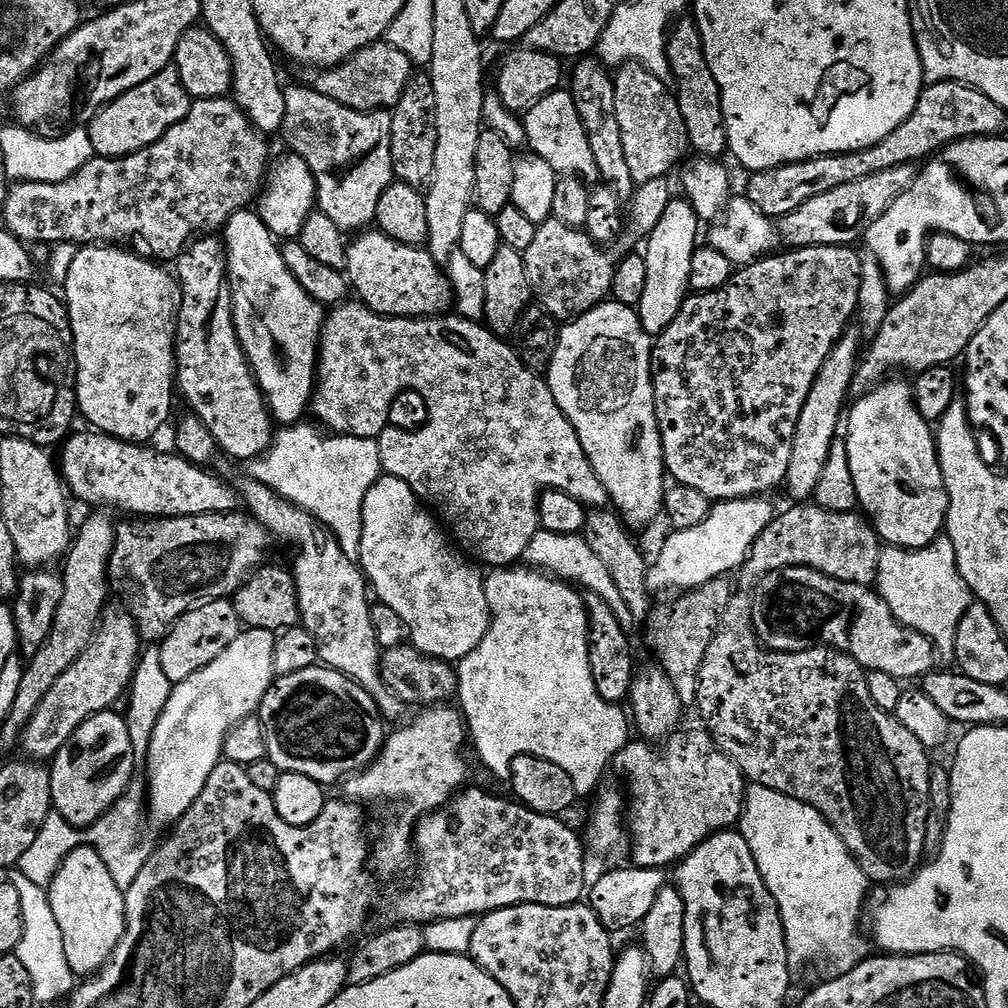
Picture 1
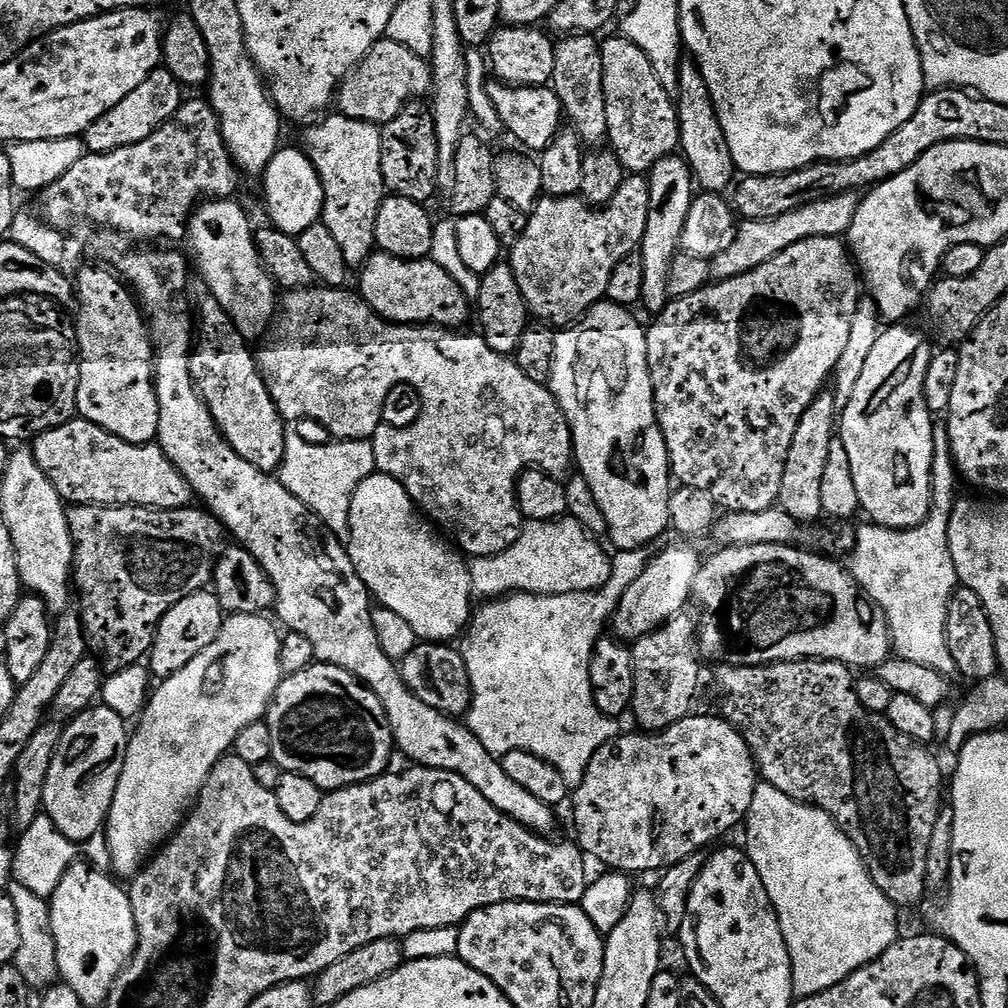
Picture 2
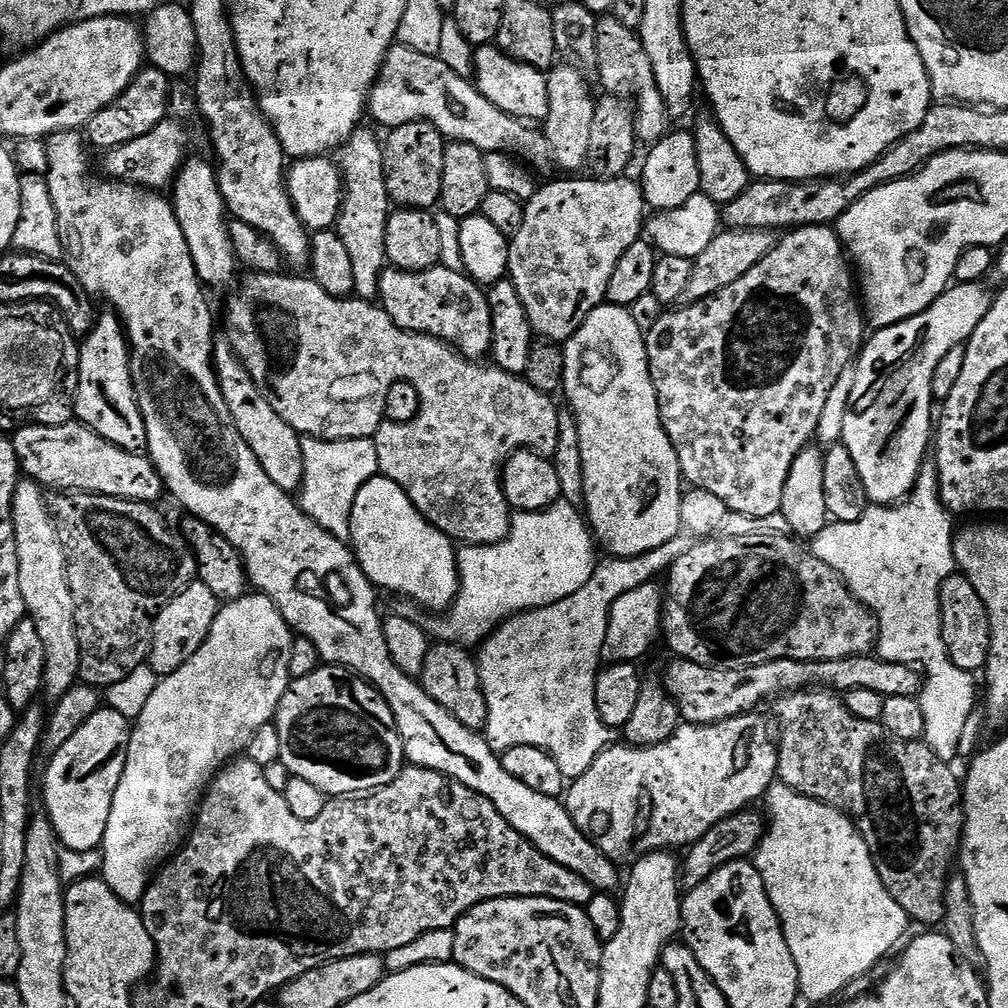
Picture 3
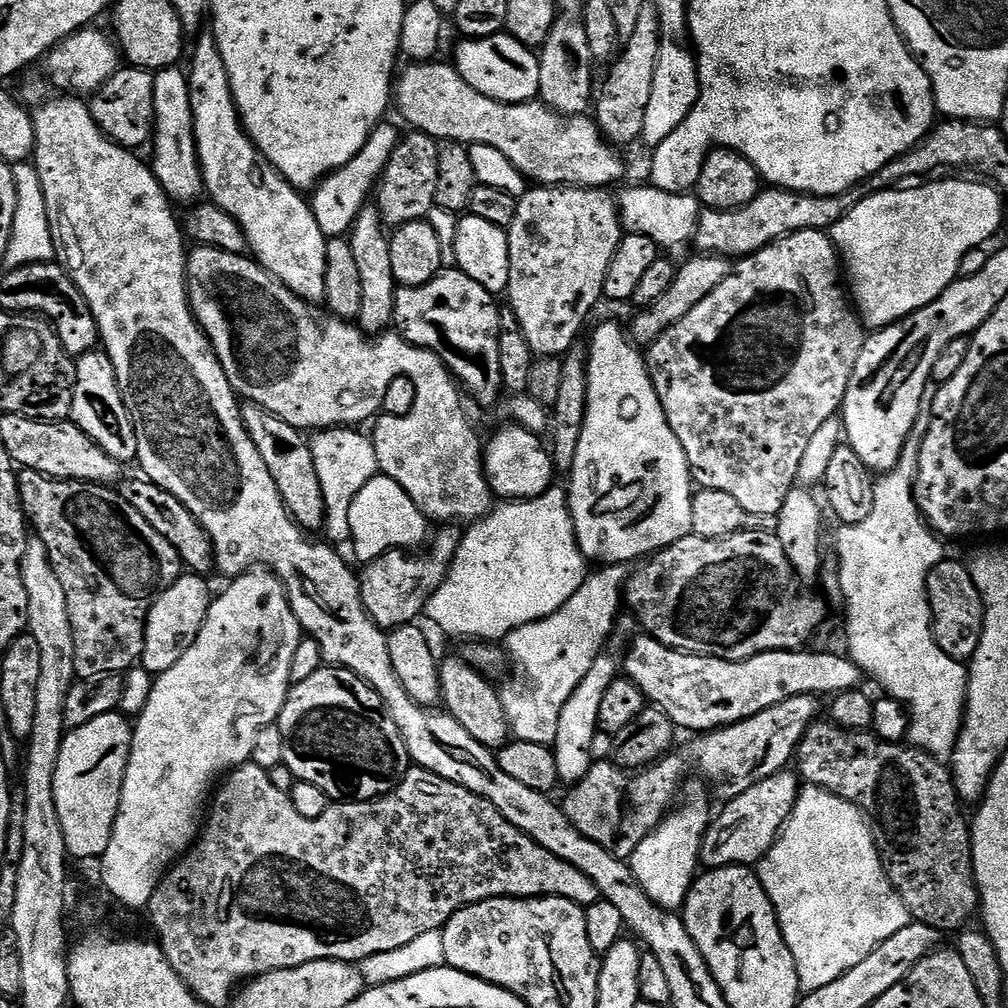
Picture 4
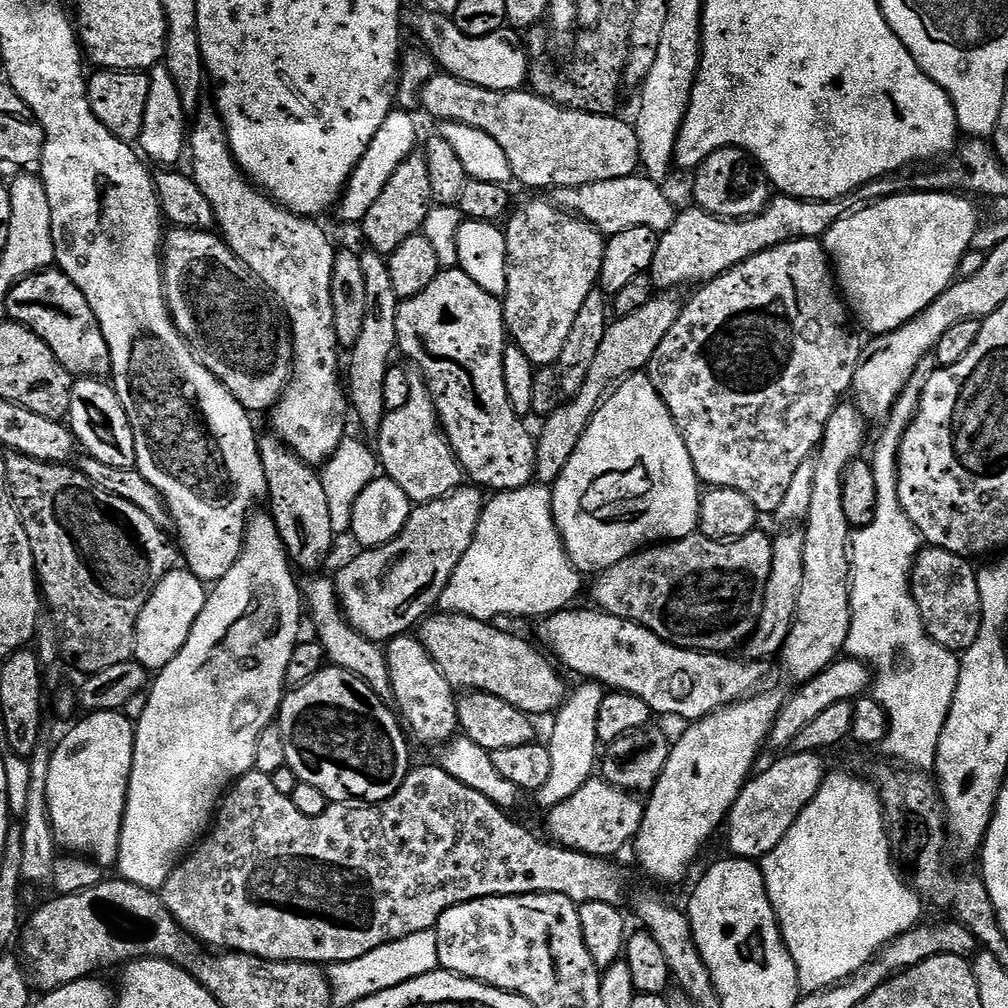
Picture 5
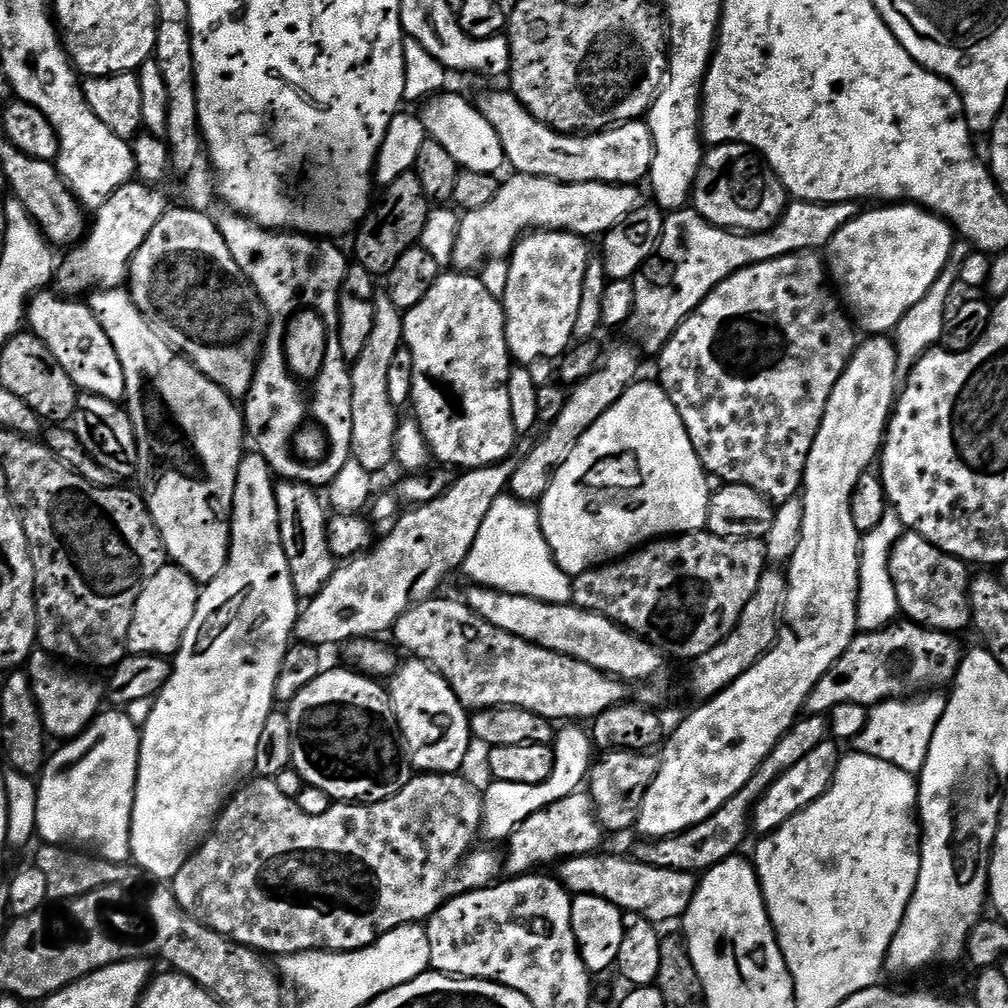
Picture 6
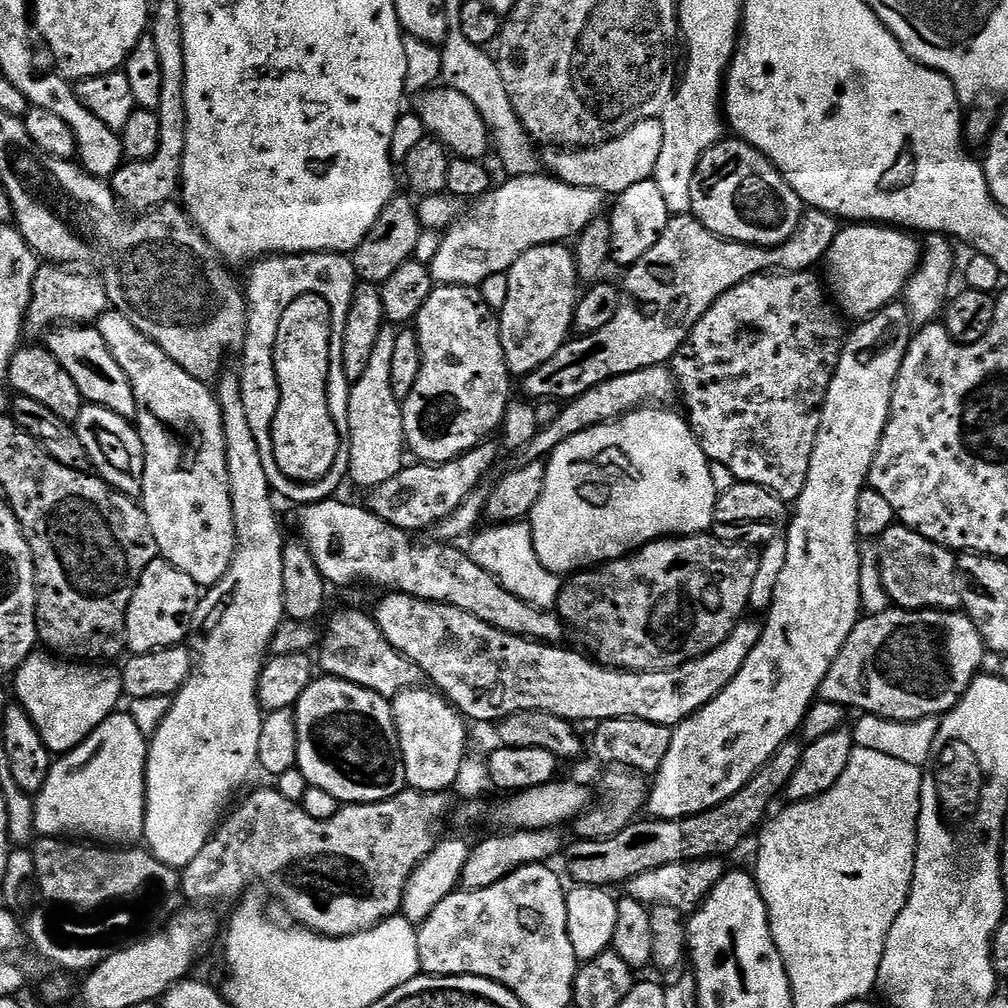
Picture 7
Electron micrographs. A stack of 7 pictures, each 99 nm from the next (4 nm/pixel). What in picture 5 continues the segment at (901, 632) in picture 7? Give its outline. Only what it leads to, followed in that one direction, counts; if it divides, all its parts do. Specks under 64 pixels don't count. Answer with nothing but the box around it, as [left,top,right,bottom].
[770,658,870,749]

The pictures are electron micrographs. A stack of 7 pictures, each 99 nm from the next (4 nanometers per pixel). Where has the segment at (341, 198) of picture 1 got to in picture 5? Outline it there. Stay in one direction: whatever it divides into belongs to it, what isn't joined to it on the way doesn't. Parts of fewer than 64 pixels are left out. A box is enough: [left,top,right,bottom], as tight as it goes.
[346,250,402,434]

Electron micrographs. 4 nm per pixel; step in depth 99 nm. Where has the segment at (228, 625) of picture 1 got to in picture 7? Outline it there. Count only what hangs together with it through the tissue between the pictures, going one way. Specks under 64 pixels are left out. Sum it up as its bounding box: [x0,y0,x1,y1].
[126,558,201,656]

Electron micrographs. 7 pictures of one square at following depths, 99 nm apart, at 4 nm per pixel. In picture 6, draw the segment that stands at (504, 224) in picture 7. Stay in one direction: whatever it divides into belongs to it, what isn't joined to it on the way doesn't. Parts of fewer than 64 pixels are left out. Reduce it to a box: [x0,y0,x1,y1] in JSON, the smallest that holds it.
[451,174,642,274]

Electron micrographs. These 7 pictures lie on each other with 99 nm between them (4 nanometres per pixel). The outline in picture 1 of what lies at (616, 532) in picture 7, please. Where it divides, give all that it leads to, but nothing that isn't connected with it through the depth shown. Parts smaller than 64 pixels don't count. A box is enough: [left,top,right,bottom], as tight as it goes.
[546,302,666,525]

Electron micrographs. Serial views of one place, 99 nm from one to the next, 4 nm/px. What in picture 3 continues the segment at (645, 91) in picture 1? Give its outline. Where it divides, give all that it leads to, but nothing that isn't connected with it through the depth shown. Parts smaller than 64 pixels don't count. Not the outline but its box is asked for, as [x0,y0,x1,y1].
[594,14,670,146]

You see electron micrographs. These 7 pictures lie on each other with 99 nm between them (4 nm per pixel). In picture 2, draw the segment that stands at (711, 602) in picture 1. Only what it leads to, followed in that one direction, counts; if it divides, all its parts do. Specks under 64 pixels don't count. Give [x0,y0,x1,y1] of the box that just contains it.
[630,614,700,734]

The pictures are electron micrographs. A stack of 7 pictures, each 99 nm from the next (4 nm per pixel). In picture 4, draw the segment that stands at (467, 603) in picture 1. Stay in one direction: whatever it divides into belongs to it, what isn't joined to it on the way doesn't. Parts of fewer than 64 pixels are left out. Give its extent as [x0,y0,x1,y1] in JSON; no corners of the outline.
[350,474,429,565]

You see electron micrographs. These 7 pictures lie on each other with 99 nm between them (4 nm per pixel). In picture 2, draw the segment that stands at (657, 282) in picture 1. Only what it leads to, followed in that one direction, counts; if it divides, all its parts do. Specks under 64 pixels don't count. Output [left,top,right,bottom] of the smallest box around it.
[638,154,694,314]

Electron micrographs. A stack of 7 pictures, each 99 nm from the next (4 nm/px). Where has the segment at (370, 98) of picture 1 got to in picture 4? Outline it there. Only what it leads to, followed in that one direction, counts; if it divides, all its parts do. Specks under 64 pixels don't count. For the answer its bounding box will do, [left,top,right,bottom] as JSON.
[394,62,624,189]

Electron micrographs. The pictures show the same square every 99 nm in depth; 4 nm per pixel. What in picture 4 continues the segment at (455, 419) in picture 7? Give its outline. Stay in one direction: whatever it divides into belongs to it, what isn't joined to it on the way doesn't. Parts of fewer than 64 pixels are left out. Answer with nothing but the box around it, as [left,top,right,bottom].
[394,270,554,502]

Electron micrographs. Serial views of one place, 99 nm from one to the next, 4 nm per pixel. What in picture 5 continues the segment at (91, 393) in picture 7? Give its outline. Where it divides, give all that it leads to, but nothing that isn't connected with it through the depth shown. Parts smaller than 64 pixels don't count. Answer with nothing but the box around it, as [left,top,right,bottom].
[2,270,111,378]

